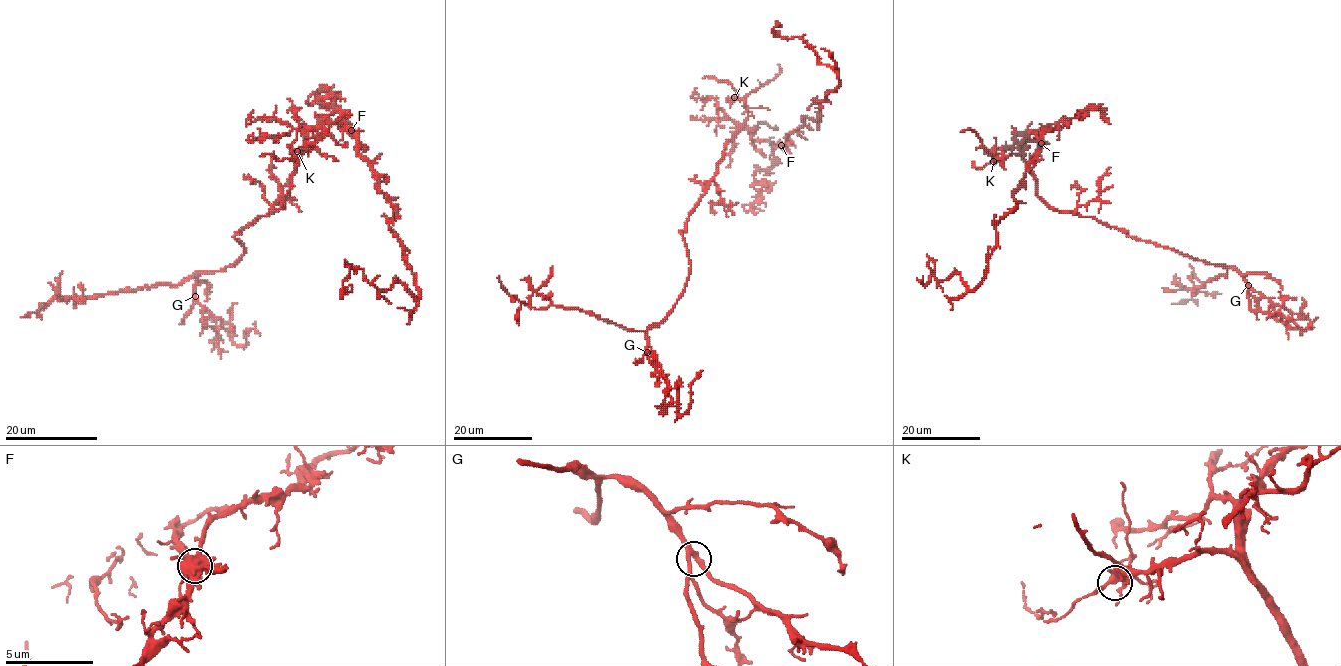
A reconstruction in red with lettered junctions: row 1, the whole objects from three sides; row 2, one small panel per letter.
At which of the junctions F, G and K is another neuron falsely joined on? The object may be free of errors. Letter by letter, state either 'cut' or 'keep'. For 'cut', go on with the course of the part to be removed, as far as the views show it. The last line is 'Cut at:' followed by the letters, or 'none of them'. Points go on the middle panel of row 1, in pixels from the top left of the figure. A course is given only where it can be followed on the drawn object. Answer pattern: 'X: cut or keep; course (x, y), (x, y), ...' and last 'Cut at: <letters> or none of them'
F: cut; course (781, 145), (804, 119), (817, 118), (813, 100), (839, 85), (838, 74), (804, 41), (775, 36), (780, 27)
G: keep
K: keep
Cut at: F

